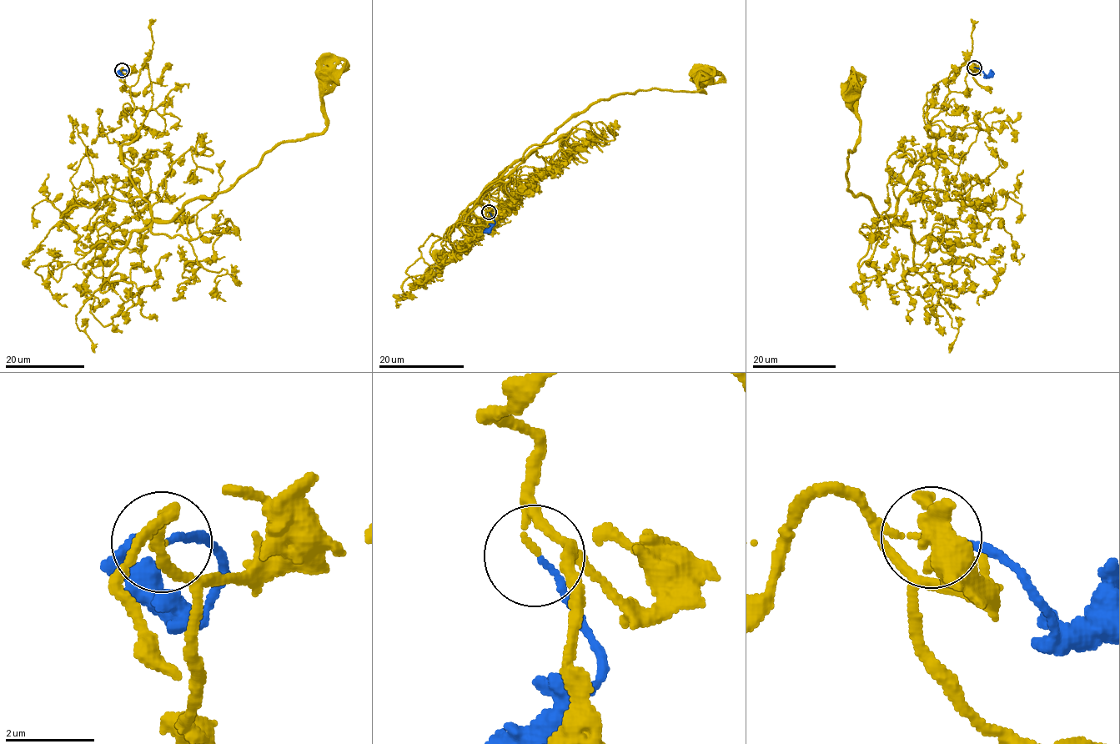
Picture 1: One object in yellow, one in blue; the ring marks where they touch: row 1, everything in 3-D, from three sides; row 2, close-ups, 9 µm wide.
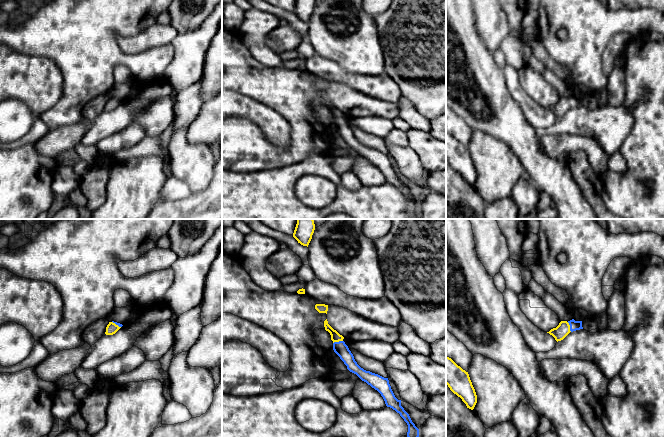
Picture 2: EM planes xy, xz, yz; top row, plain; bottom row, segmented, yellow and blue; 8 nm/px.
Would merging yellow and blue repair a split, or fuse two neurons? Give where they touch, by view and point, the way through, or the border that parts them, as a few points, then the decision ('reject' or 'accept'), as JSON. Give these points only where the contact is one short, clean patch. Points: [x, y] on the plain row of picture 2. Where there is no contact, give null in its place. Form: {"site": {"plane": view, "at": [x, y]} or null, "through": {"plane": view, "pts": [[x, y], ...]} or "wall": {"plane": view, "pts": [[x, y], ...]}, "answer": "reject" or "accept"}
{"site": {"plane": "xz", "at": [337, 117]}, "through": {"plane": "xz", "pts": [[335, 112], [337, 117], [340, 124]]}, "answer": "accept"}

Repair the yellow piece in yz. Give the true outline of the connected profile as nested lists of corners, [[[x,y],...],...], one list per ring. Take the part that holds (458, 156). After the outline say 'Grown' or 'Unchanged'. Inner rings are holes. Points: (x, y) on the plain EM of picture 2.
[[[446,132],[446,160],[450,166],[462,175],[467,184],[473,186],[477,179],[477,171],[468,148]]]. Unchanged

